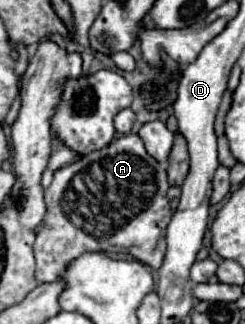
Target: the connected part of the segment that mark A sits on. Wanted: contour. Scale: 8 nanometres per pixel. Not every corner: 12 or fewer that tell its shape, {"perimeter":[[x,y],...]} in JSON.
{"perimeter":[[137,134],[45,190],[37,282],[83,252],[159,268],[167,172]]}

